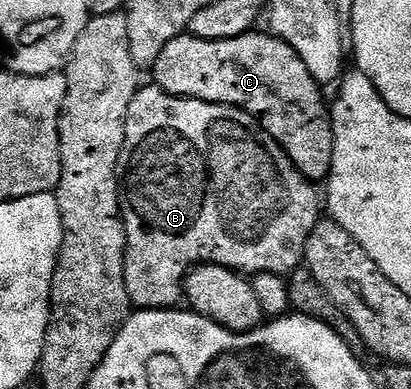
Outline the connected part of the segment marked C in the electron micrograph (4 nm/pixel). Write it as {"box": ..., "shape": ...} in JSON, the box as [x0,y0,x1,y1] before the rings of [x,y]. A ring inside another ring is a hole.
{"box":[151,31,334,182],"shape":[[[249,31],[217,41],[198,39],[191,35],[172,38],[151,66],[151,80],[171,97],[193,97],[206,103],[232,105],[235,109],[246,111],[284,148],[294,167],[298,167],[307,181],[327,182],[334,161],[334,131],[330,105],[323,99],[321,84],[314,79],[314,75],[310,75],[306,63],[302,63],[302,55],[298,55],[290,43],[268,31],[256,32]]]}

